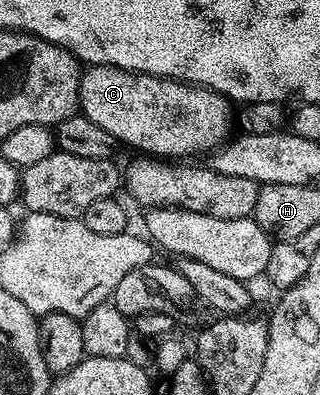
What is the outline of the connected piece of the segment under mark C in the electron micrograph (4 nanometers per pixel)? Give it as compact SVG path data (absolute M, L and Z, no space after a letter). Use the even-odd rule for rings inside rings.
M98 64L89 67L80 77L79 111L90 122L102 126L102 130L114 134L121 145L129 144L137 148L137 153L152 158L192 158L199 152L211 153L219 149L229 139L232 124L234 128L234 108L228 97L213 88L203 88L200 84L185 84L183 80L145 76L125 68L115 68Z

